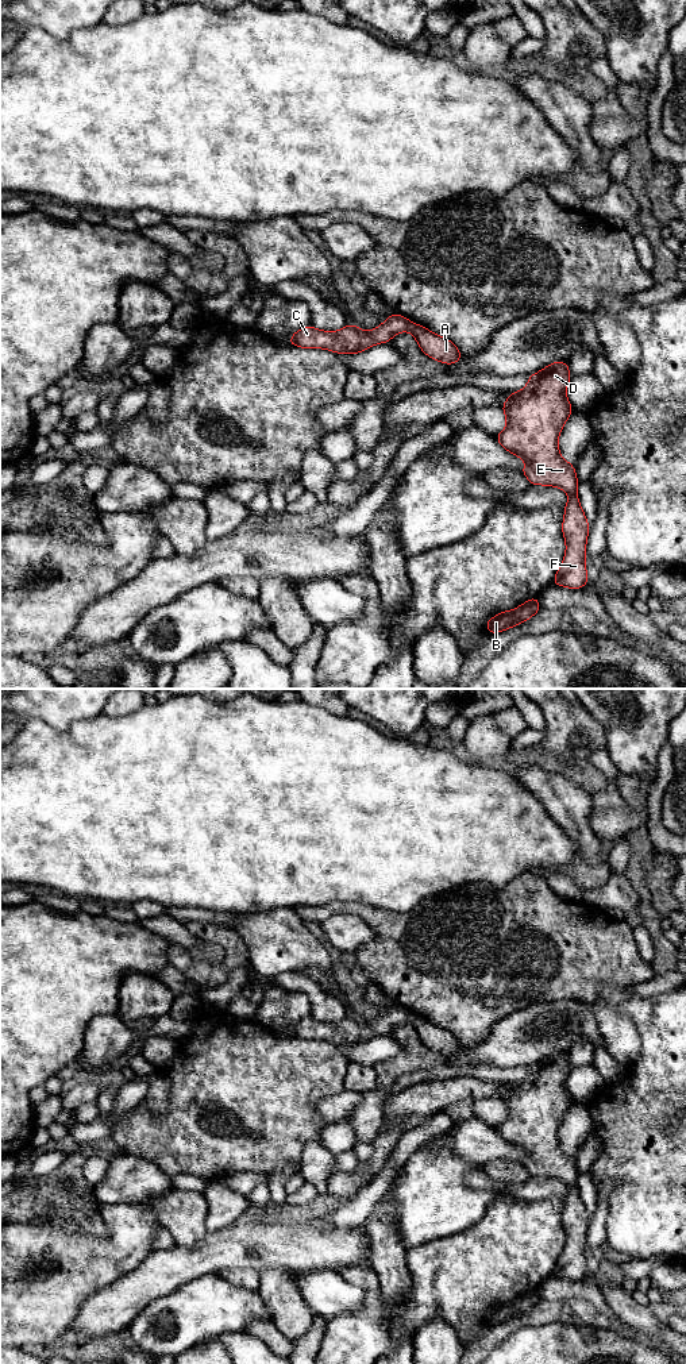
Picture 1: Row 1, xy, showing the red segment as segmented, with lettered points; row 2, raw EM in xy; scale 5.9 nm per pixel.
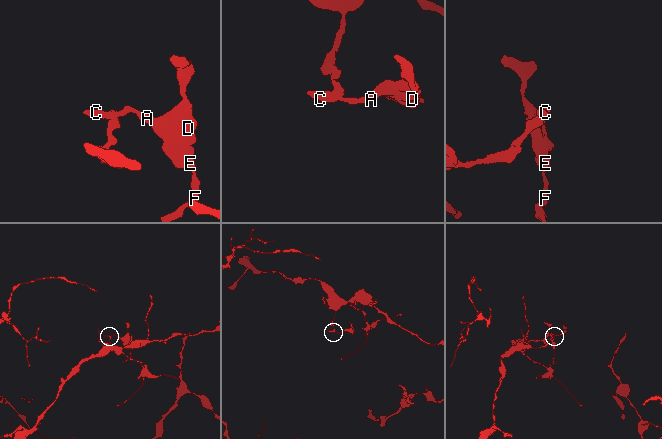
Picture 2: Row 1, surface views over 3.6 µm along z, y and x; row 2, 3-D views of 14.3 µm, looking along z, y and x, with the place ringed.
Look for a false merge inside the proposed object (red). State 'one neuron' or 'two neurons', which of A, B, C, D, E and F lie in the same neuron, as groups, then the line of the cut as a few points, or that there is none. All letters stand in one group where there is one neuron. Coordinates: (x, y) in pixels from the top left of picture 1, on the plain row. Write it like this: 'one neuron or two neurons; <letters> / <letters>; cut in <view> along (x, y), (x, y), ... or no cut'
one neuron; A B C D E F; no cut

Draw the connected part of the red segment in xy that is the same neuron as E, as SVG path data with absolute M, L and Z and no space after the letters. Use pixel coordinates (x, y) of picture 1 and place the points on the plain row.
M552 1053L529 1066L527 1078L510 1083L502 1095L506 1120L496 1130L506 1143L527 1153L521 1164L531 1176L558 1178L570 1187L562 1214L567 1238L552 1276L579 1280L589 1272L585 1252L590 1219L577 1186L575 1159L559 1147L558 1137L559 1125L573 1103L566 1088L570 1071L567 1053Z

